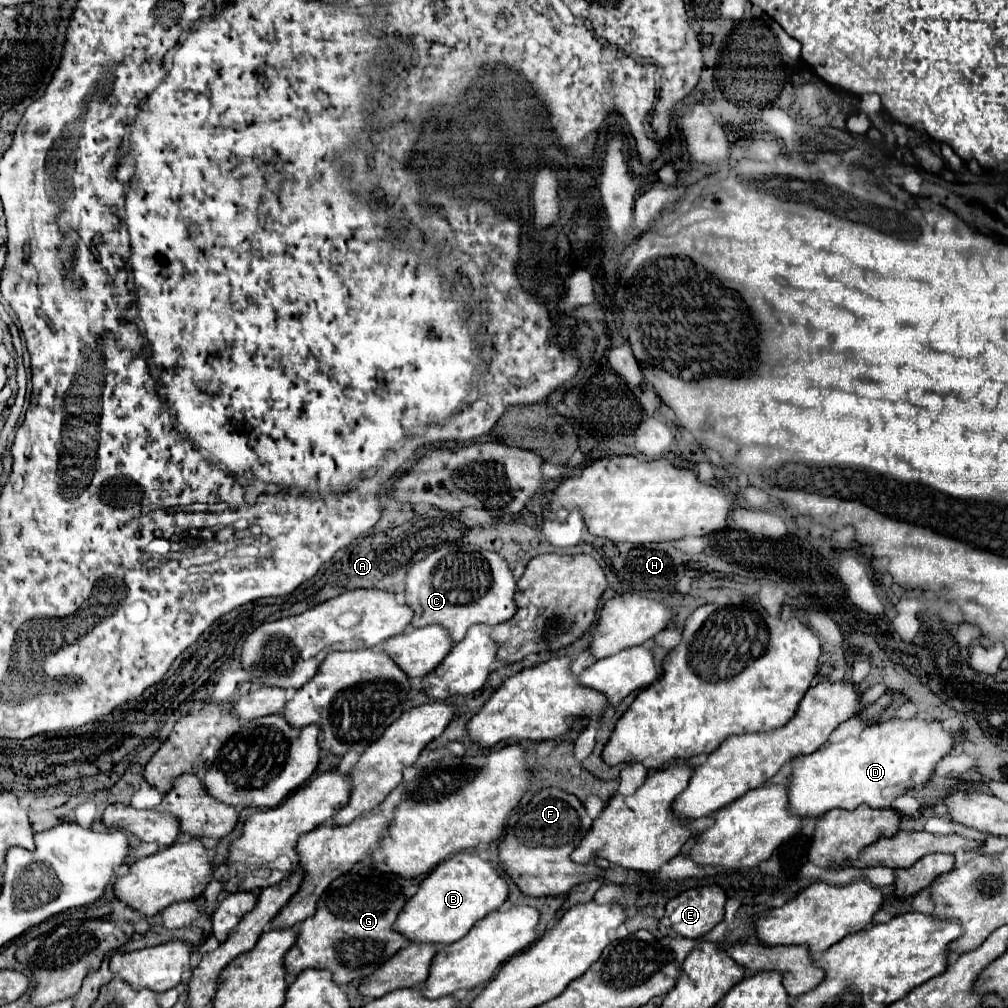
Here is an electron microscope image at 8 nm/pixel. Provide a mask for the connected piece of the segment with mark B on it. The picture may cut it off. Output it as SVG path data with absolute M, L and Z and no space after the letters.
M462 851L442 861L428 873L428 877L418 885L418 893L406 901L394 929L404 933L404 937L412 943L450 945L462 939L476 921L498 909L506 897L508 885L504 877L494 871L488 861Z

